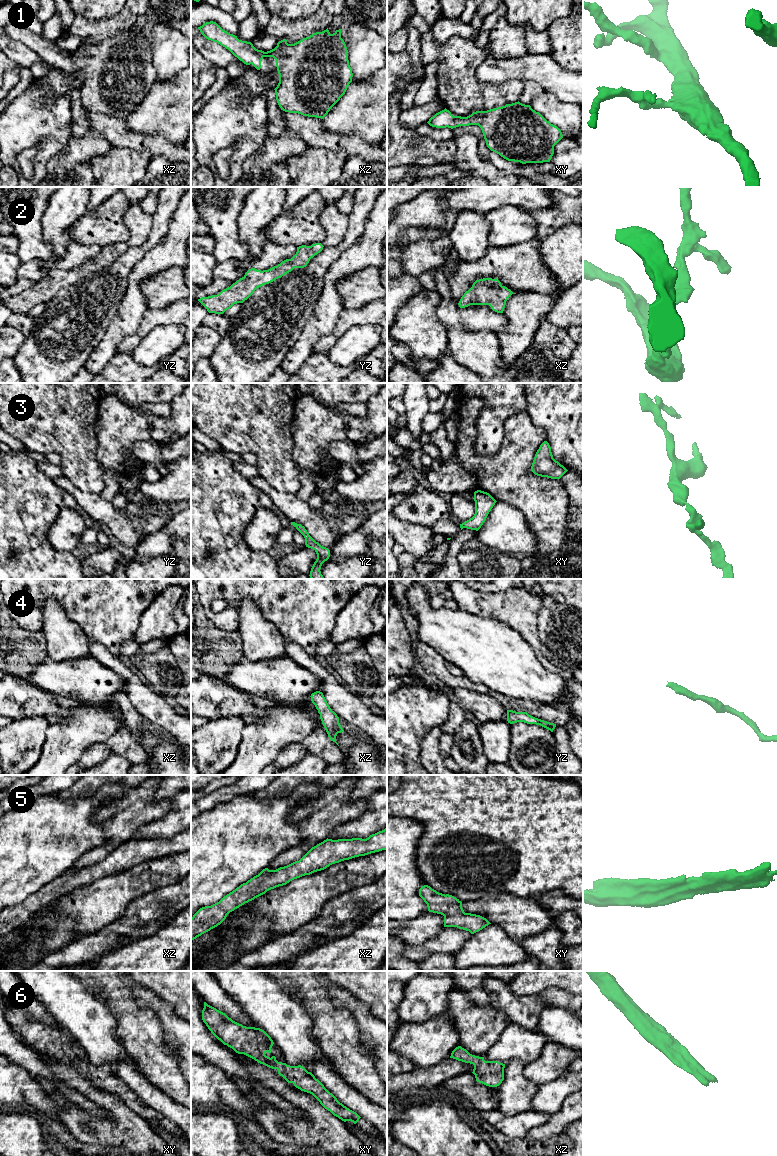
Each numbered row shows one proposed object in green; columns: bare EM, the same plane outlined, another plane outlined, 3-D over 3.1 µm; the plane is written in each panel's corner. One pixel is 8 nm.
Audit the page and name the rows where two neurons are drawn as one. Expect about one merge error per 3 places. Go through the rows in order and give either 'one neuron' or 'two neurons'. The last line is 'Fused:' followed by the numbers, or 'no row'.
1: one neuron
2: one neuron
3: one neuron
4: one neuron
5: one neuron
6: one neuron
Fused: no row

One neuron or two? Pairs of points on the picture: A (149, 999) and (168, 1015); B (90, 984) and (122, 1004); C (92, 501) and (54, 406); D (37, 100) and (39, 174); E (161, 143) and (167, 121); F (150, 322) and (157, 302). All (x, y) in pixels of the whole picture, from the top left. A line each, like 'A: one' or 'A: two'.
A: one
B: one
C: two
D: one
E: two
F: two

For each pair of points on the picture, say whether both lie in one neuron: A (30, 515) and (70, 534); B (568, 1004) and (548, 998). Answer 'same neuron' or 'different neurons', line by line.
A: different neurons
B: same neuron

